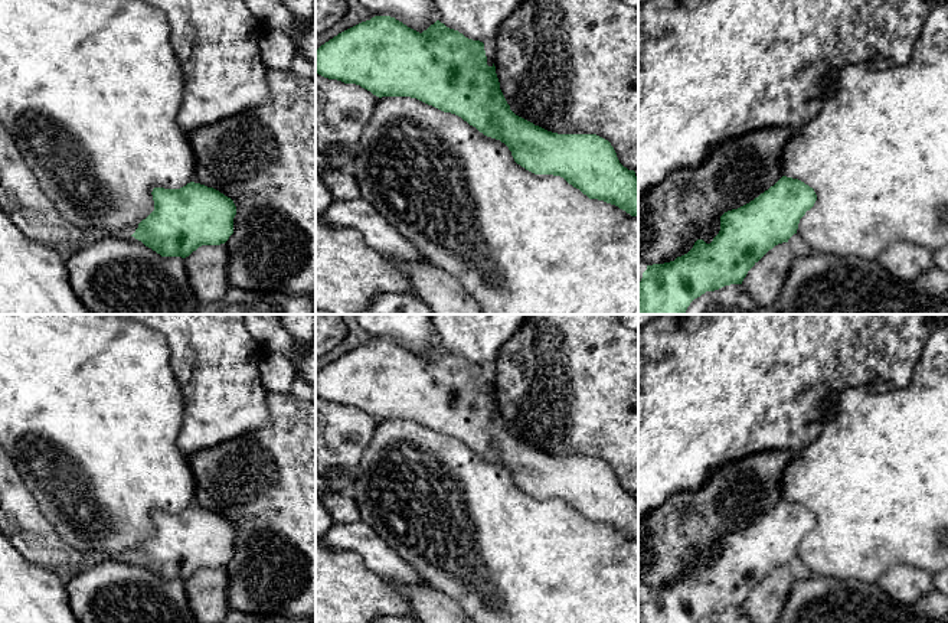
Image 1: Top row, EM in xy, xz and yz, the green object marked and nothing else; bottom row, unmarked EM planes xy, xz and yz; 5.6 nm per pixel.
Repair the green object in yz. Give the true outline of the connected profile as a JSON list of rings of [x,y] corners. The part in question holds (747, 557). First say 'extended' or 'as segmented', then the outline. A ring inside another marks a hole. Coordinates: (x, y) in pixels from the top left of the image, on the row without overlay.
as segmented; [[[782,499],[774,509],[749,526],[725,535],[720,554],[710,567],[697,562],[693,571],[664,587],[647,588],[638,606],[638,623],[694,623],[706,614],[742,607],[748,594],[775,568],[788,565],[797,557],[800,542],[817,523],[813,511]]]

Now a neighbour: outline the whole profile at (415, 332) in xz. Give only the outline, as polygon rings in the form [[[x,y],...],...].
[[[356,314],[359,326],[376,339],[390,339],[422,356],[438,343],[432,314]]]

